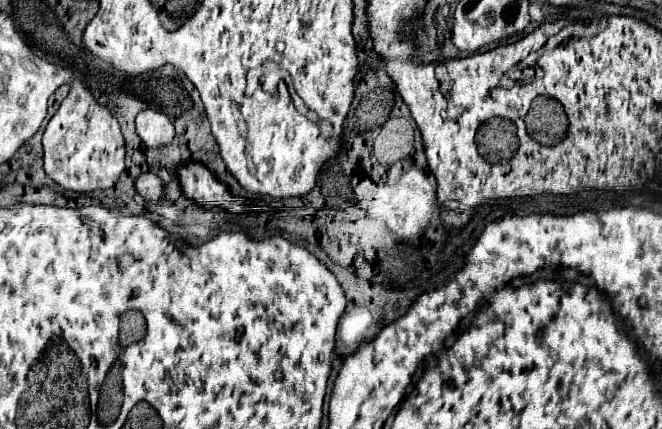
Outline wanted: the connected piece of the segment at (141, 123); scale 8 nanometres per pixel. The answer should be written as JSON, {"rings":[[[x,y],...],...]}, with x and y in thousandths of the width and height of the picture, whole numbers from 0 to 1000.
{"rings":[[[242,256],[211,261],[204,275],[204,296],[211,326],[224,345],[254,340],[263,326],[264,303],[255,270]]]}

